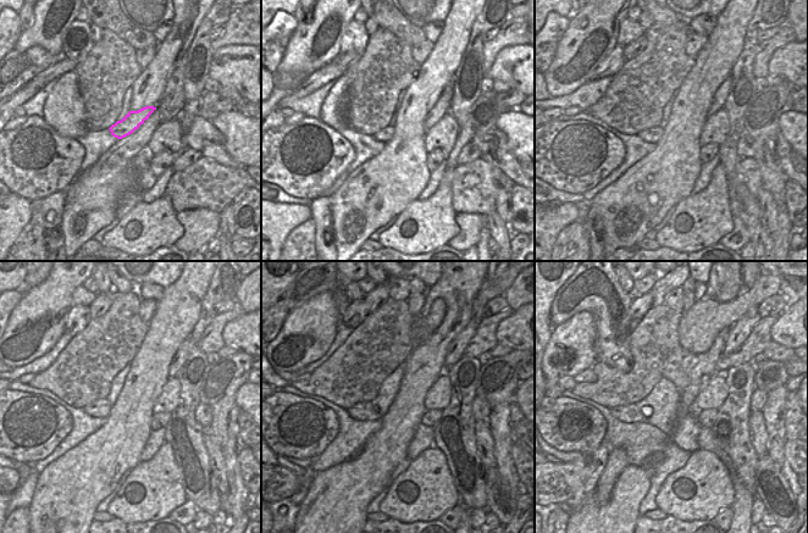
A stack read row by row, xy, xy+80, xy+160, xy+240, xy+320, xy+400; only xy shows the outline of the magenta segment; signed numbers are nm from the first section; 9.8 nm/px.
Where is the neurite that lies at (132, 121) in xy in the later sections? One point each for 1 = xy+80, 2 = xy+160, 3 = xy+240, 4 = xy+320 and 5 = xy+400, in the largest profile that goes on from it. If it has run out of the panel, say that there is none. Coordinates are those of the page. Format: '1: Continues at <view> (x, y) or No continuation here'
1: Continues at xy+80 (383, 135)
2: Continues at xy+160 (652, 135)
3: Continues at xy+240 (100, 407)
4: Continues at xy+320 (361, 411)
5: Continues at xy+400 (630, 412).

